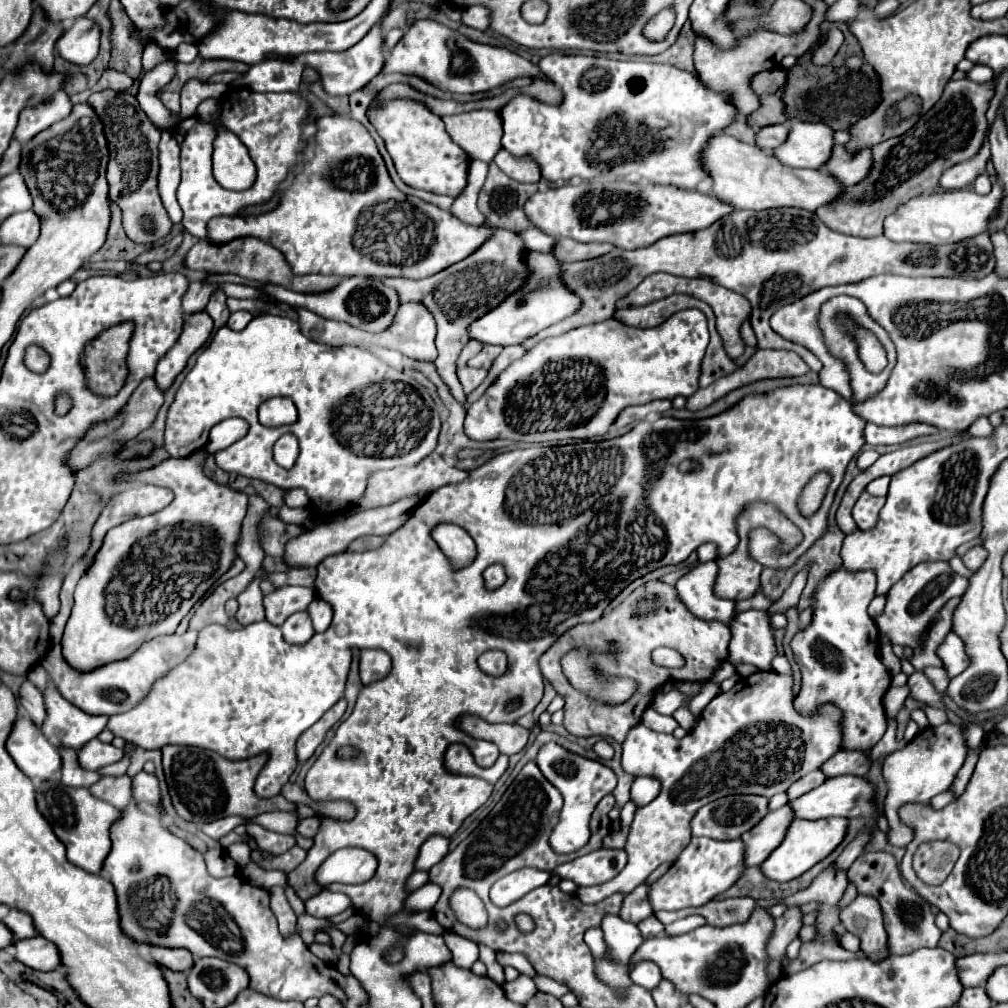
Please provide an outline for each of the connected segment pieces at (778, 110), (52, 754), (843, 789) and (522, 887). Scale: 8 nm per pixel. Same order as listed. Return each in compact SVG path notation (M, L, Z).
M773 69L753 75L751 89L759 95L761 107L747 117L749 127L765 127L773 123L783 123L787 117L783 115L781 93L785 87L785 71Z
M19 709L19 719L7 739L7 751L29 779L49 781L61 769L61 755L23 709Z
M841 775L841 777L833 777L827 779L825 783L821 783L819 787L807 791L805 795L789 801L787 805L793 811L795 819L809 819L809 821L817 821L817 819L827 819L827 817L877 817L879 829L883 833L889 833L889 825L887 819L881 813L875 813L875 807L871 803L873 797L873 787L863 779L863 777L853 777L853 775Z
M519 869L515 873L509 873L503 879L495 881L491 885L491 895L489 897L495 905L509 905L509 903L521 899L531 889L545 885L549 879L551 879L551 873L547 873L547 871Z

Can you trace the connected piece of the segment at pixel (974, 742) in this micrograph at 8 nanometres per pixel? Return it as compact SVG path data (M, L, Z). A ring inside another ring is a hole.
M969 723L969 727L965 727L965 731L967 731L967 741L969 741L969 747L971 749L977 749L979 745L981 745L981 739L983 739L983 735L985 735L985 731L981 729L981 725L971 725Z

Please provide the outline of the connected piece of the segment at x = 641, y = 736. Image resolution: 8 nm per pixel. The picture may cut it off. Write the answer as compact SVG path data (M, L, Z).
M757 671L749 677L741 677L735 687L727 693L719 693L701 713L699 723L693 731L689 731L683 739L675 739L673 735L657 733L647 729L645 725L635 725L625 741L623 741L623 759L621 765L633 777L653 775L661 781L661 793L641 809L637 809L635 819L627 833L625 851L629 855L629 863L625 873L619 873L615 879L595 885L595 887L579 887L577 897L583 903L599 903L613 893L629 893L637 885L645 881L645 877L657 869L665 861L675 861L679 853L687 847L691 839L689 821L697 813L699 807L725 797L725 795L763 795L773 797L775 793L783 793L791 783L807 775L809 771L819 769L831 755L841 749L841 731L839 731L839 709L825 705L821 707L817 717L803 717L793 709L793 679L789 675L779 675L775 671Z

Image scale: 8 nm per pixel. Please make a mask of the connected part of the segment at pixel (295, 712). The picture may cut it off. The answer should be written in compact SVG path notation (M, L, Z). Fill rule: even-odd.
M847 295L831 297L821 307L819 329L831 355L841 359L847 367L849 385L853 389L853 397L849 401L821 385L789 385L761 395L747 395L731 409L705 419L659 417L657 421L641 421L633 431L615 439L579 441L559 447L529 447L495 455L472 470L461 483L431 491L413 511L409 521L395 531L395 537L385 541L379 549L331 555L317 565L317 595L333 607L333 621L327 631L315 633L311 641L295 647L285 643L280 628L267 620L235 631L221 625L209 625L199 631L193 655L175 667L175 671L171 669L163 679L159 679L135 709L109 717L107 729L143 749L193 745L211 749L231 761L267 753L269 759L255 781L255 795L261 799L275 797L299 763L295 753L297 737L341 699L351 665L351 647L377 647L387 651L393 659L391 673L361 689L353 713L339 725L335 737L305 777L304 789L312 800L349 801L357 813L349 821L317 815L321 827L313 839L313 847L309 849L307 859L289 873L289 885L301 901L307 901L319 893L315 871L333 851L341 847L363 847L371 851L379 859L373 879L361 885L343 887L333 883L325 889L349 895L359 915L383 925L387 915L403 911L401 905L407 897L403 881L413 873L413 863L421 843L433 833L451 837L493 791L493 785L483 779L455 777L443 767L443 755L451 743L463 743L479 767L491 767L499 757L495 743L475 739L457 727L457 719L461 715L475 715L489 723L515 723L519 717L533 711L543 695L539 657L559 639L559 635L579 623L601 619L605 607L635 579L649 571L683 563L707 541L717 545L719 559L731 555L739 543L737 517L747 509L747 505L761 501L777 505L777 509L803 531L805 539L795 551L783 557L783 567L797 563L797 559L829 531L829 509L843 481L845 469L865 445L863 427L867 421L857 415L853 407L855 403L873 399L885 387L895 367L895 345L887 331L871 319L867 307L859 299ZM839 311L851 313L863 327L869 327L885 347L889 363L879 375L873 375L863 367L853 341L835 323L835 315ZM683 463L689 463L689 469L683 469ZM817 471L829 471L833 481L821 509L811 519L805 519L797 511L797 497L809 477ZM443 522L467 527L467 533L473 535L477 545L477 559L473 565L461 571L449 569L449 561L431 537L433 527ZM493 563L501 563L505 567L507 583L489 593L483 585L481 573ZM491 649L505 651L509 659L509 669L497 679L483 675L477 667L477 657ZM513 699L519 701L519 707L509 711L507 705ZM353 743L357 757L345 759L337 755L339 747L353 747ZM337 767L339 771L335 781Z

